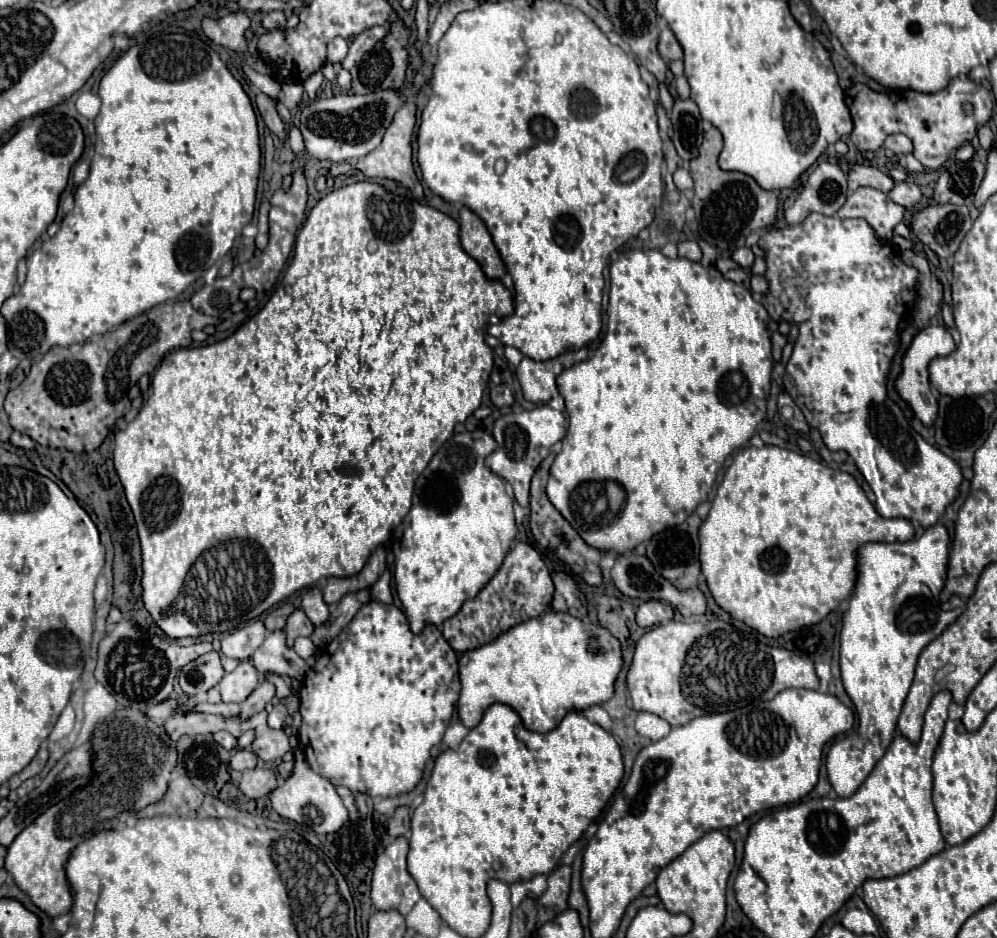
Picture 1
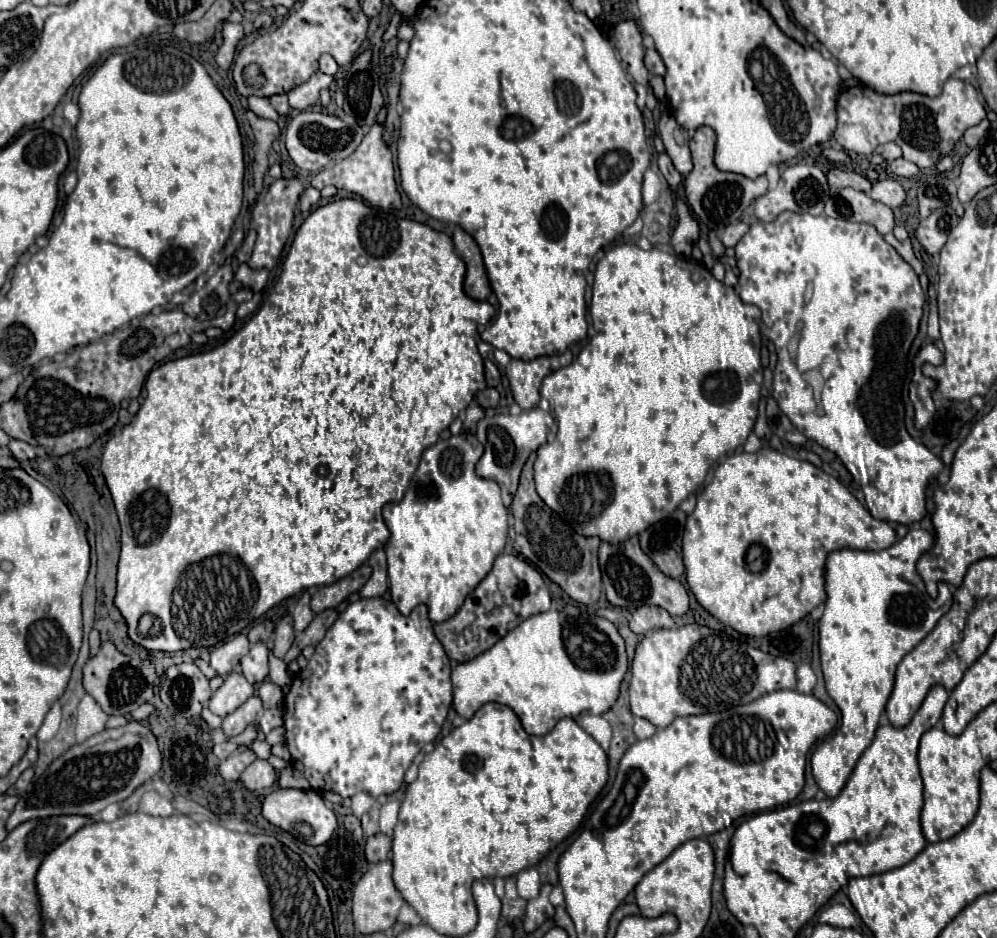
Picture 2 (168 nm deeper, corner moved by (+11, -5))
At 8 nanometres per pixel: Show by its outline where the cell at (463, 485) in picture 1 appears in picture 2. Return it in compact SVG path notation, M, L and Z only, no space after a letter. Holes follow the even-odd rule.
M469 433L437 441L429 447L399 503L383 509L385 525L389 527L389 543L385 547L389 565L389 591L391 599L403 615L413 607L427 605L433 623L447 621L463 605L465 597L479 585L491 571L495 557L503 551L507 541L507 509L501 503L501 489L495 481L475 475L475 463L483 455L483 445Z

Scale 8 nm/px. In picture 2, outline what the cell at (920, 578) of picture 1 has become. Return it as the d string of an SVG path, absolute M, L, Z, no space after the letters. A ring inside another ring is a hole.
M911 529L905 539L897 541L883 551L855 551L839 549L829 553L825 569L825 615L819 621L819 651L821 651L821 669L825 675L825 685L829 697L841 709L841 727L843 743L825 743L817 755L817 749L811 755L811 767L817 785L825 791L827 797L837 797L845 787L851 771L855 769L859 757L873 743L879 717L885 711L885 705L893 691L895 669L901 659L923 639L927 637L935 623L945 615L945 609L929 609L927 591L923 579L917 573L919 557L933 547L933 535L925 529Z

